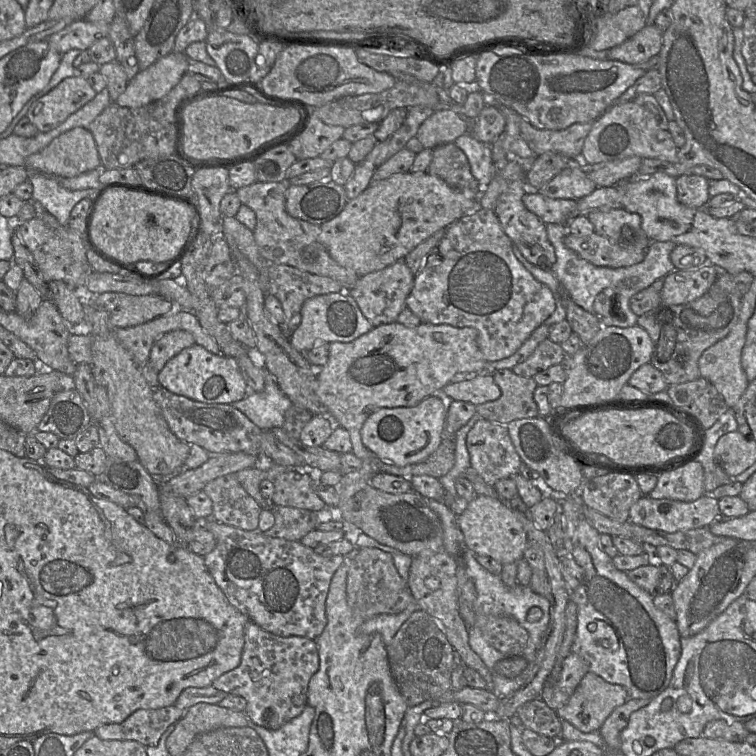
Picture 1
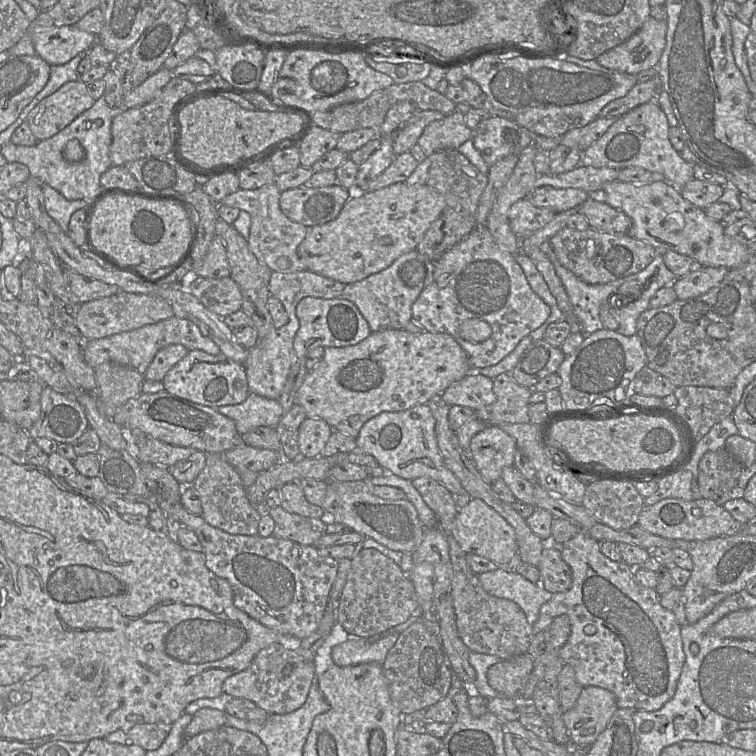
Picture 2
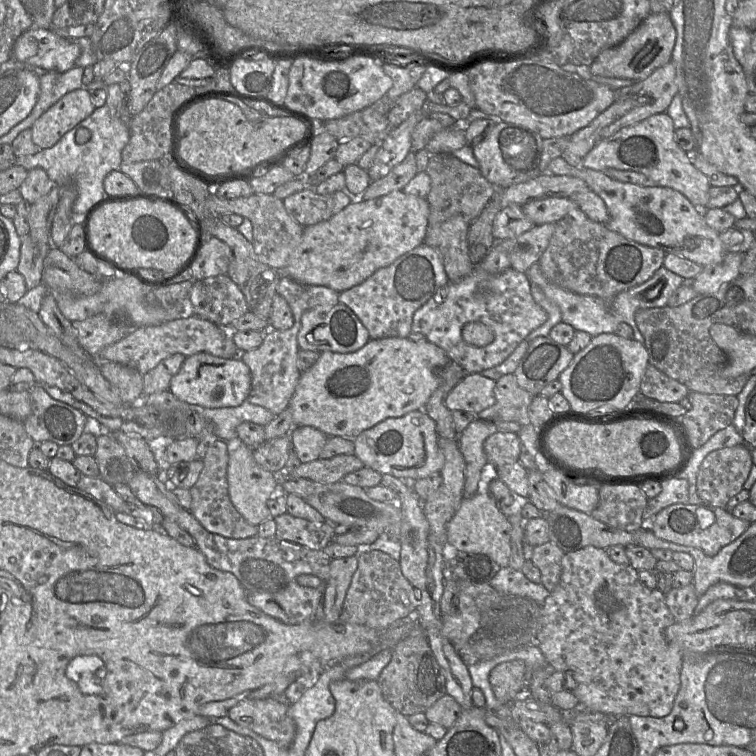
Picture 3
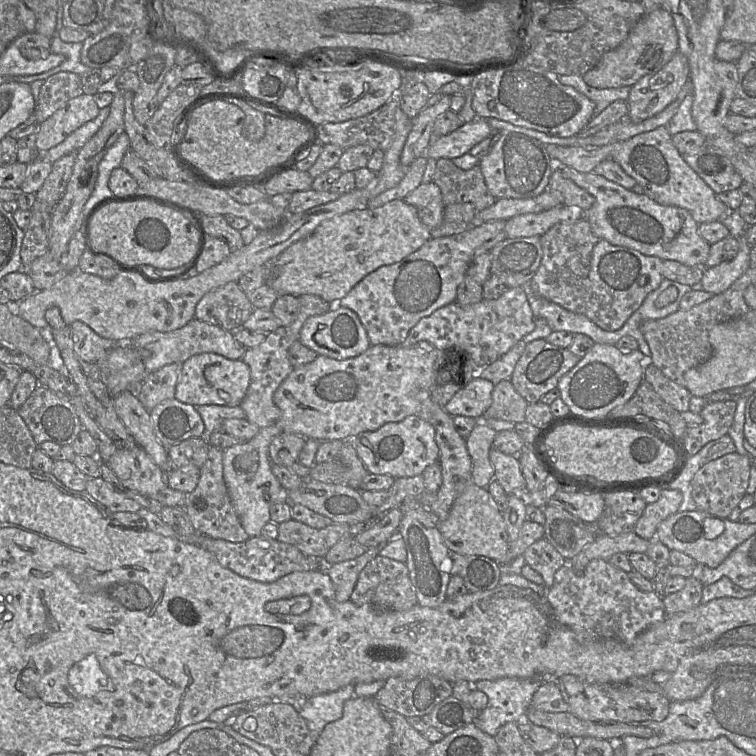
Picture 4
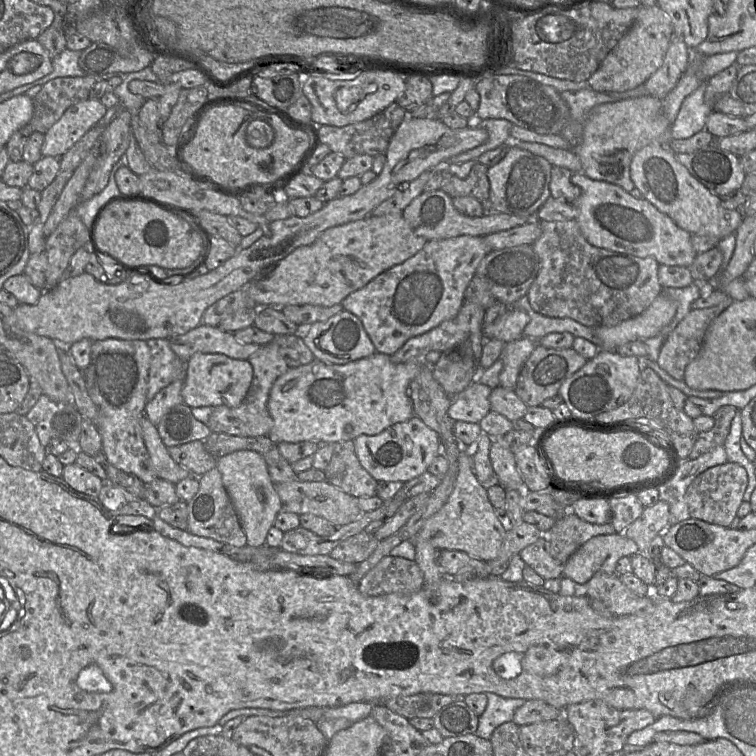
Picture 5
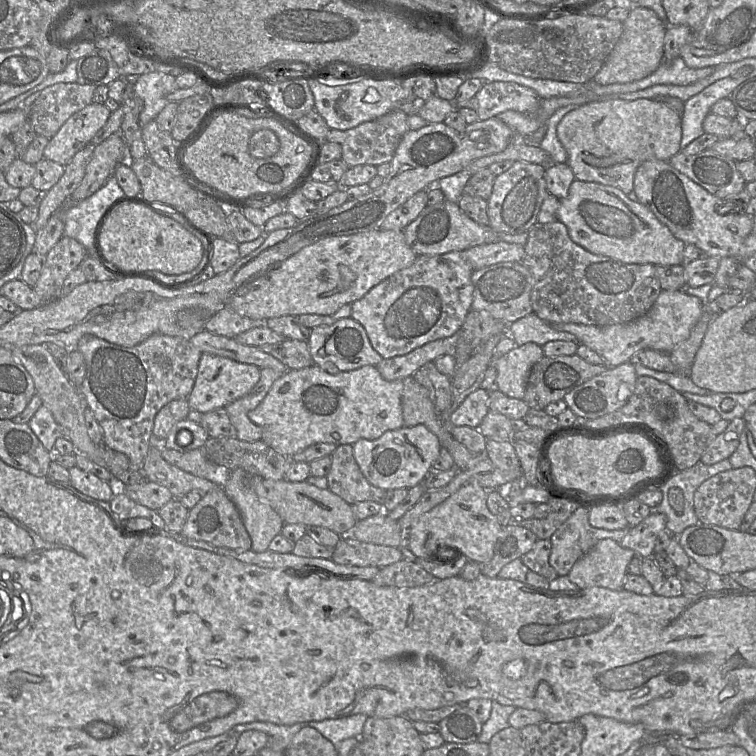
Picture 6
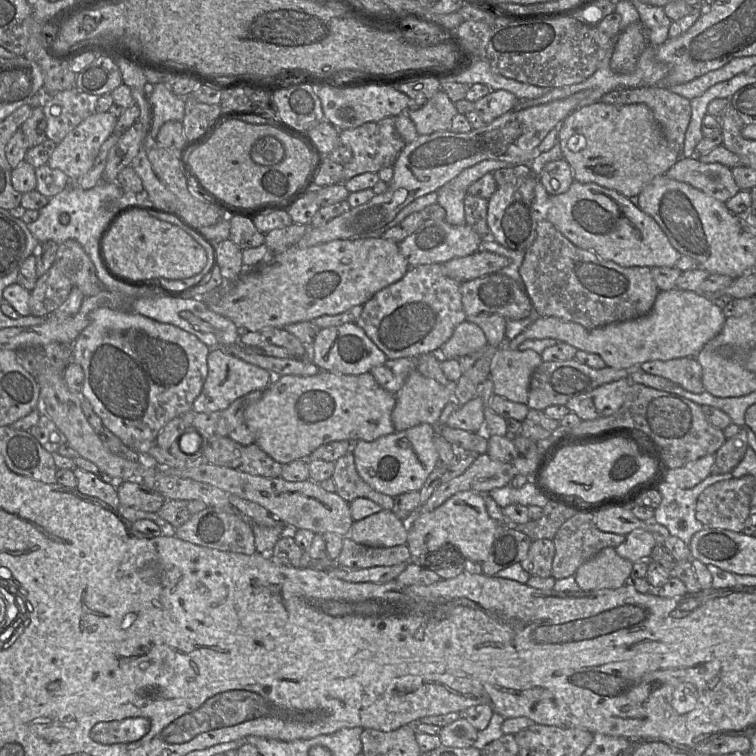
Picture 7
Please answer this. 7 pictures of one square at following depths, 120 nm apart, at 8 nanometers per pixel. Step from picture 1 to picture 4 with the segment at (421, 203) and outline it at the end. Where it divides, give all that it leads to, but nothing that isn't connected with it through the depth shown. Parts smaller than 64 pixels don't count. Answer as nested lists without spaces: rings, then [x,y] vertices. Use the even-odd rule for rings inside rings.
[[[396,199],[375,208],[359,208],[323,221],[305,238],[298,240],[284,250],[267,266],[267,285],[278,295],[303,294],[319,296],[336,305],[366,275],[381,266],[401,261],[418,250],[431,238],[430,230],[420,220],[417,209],[403,199]]]

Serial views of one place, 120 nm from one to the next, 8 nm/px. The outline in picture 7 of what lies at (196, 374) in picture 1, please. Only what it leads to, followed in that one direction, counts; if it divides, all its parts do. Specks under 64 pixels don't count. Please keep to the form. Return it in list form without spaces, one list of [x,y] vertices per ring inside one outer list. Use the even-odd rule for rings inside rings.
[[[219,346],[210,349],[207,357],[208,374],[202,390],[192,405],[195,413],[224,411],[236,399],[256,390],[265,391],[273,382],[274,376],[266,369],[249,364],[228,353]]]

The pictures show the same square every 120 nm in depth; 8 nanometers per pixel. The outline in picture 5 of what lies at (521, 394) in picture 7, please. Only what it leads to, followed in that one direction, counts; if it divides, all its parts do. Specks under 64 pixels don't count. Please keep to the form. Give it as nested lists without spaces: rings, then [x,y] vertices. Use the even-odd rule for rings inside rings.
[[[529,337],[506,343],[500,355],[503,362],[503,369],[499,375],[501,387],[515,389],[519,373],[536,344],[538,341]]]

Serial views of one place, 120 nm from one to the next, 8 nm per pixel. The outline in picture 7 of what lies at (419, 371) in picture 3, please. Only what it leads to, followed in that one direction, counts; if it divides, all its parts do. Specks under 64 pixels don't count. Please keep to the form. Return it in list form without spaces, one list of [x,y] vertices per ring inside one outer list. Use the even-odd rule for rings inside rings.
[[[320,370],[312,376],[274,377],[273,382],[263,391],[262,397],[246,408],[244,421],[254,435],[254,443],[275,461],[286,465],[295,460],[308,460],[314,450],[329,442],[373,442],[382,436],[392,434],[395,429],[391,414],[395,403],[395,395],[383,389],[371,372],[345,375]]]

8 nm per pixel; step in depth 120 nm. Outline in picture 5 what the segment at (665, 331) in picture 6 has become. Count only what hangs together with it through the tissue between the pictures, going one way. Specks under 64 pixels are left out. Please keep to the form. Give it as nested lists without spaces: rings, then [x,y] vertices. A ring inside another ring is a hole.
[[[658,295],[651,305],[639,315],[612,327],[594,327],[595,336],[601,342],[601,349],[617,351],[628,342],[657,336],[671,323],[677,311],[677,302],[665,295]]]

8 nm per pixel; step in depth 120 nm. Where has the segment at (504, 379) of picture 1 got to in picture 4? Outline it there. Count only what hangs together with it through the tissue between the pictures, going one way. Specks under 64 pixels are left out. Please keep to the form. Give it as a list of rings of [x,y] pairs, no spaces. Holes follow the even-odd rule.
[[[510,379],[494,386],[492,404],[486,410],[484,419],[501,419],[513,423],[526,421],[528,402],[516,391]]]

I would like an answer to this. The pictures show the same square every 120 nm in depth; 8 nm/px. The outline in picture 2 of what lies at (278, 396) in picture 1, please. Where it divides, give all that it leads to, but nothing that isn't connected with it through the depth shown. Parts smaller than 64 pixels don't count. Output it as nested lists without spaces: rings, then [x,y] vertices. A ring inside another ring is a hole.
[[[251,392],[240,404],[220,406],[216,409],[235,422],[241,436],[259,426],[276,427],[284,416],[278,400],[268,399]]]

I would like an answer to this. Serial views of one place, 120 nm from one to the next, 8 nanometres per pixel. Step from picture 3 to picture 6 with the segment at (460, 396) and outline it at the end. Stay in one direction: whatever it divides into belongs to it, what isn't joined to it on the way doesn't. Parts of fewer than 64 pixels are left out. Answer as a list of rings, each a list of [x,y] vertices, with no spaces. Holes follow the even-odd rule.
[[[479,387],[470,393],[459,407],[451,414],[453,426],[477,428],[489,412],[489,391]]]

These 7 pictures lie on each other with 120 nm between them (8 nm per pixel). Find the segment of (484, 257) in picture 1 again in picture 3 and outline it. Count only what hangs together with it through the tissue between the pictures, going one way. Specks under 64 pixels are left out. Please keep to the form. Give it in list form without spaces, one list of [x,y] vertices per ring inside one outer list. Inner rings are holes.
[[[476,266],[465,278],[441,287],[414,312],[411,332],[423,334],[427,341],[442,348],[467,374],[481,373],[501,364],[547,318],[546,311],[534,301],[526,273],[510,267],[500,274],[491,274]],[[468,322],[487,325],[494,333],[494,340],[483,347],[466,343],[461,333]]]

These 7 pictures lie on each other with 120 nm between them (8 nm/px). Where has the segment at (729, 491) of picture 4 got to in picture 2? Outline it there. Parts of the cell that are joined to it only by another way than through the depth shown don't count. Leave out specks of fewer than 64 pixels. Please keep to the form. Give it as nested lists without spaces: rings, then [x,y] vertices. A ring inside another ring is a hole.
[[[725,448],[706,452],[698,464],[698,485],[701,497],[716,501],[738,486],[743,465]]]

